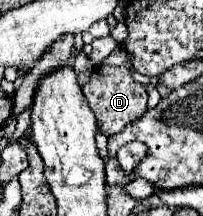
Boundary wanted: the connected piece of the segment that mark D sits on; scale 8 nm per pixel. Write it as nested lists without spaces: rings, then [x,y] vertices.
[[[102,65],[93,70],[87,85],[83,85],[89,107],[97,117],[97,125],[105,135],[119,133],[127,123],[139,119],[147,111],[147,91],[143,85],[134,83],[130,70],[124,66]]]

